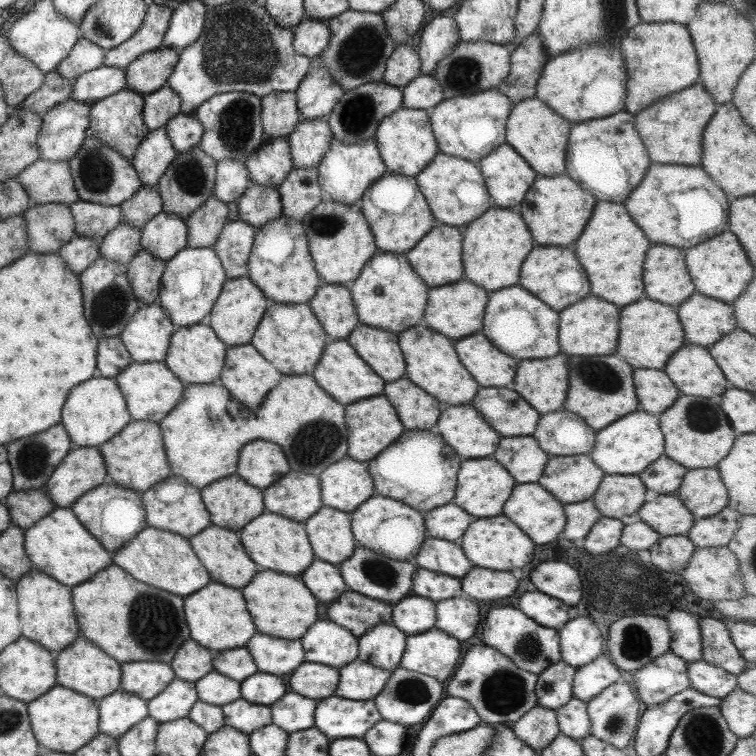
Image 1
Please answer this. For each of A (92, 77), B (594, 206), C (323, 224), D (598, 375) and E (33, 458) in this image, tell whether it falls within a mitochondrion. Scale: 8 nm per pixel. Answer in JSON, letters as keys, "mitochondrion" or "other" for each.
{"A":"other","B":"other","C":"mitochondrion","D":"mitochondrion","E":"mitochondrion"}

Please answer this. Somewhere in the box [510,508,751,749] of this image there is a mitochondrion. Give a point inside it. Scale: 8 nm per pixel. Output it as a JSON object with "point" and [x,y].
{"point":[634,642]}

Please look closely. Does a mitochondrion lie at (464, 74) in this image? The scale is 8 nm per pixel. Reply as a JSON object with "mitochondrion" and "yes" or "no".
{"mitochondrion":"yes"}

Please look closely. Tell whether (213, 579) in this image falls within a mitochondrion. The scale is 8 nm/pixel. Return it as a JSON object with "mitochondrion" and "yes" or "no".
{"mitochondrion":"no"}

